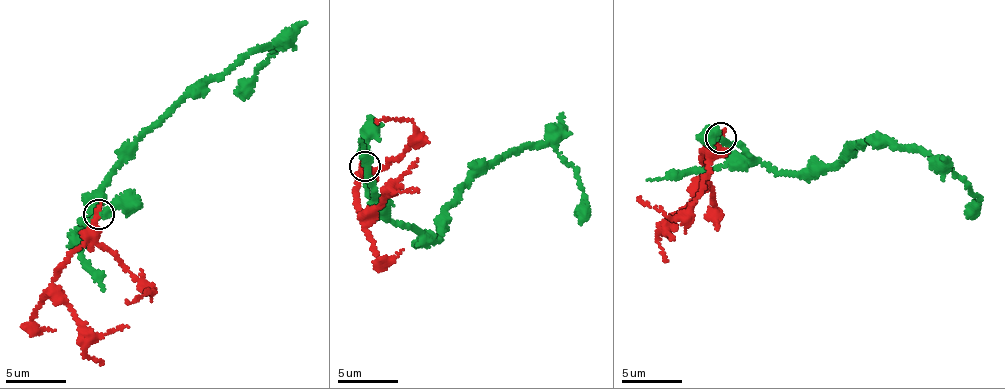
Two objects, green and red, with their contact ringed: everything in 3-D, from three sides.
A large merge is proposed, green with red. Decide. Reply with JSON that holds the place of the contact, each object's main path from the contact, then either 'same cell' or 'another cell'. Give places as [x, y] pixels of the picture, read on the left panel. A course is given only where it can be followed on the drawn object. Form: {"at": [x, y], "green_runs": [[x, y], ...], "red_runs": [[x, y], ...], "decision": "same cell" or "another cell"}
{"at": [98, 214], "green_runs": [[99, 215], [81, 229], [89, 227], [104, 183], [142, 132], [249, 52], [272, 45], [272, 55], [235, 93]], "red_runs": [[99, 215], [82, 245], [59, 267], [54, 285], [72, 314], [94, 334], [128, 327]], "decision": "another cell"}

